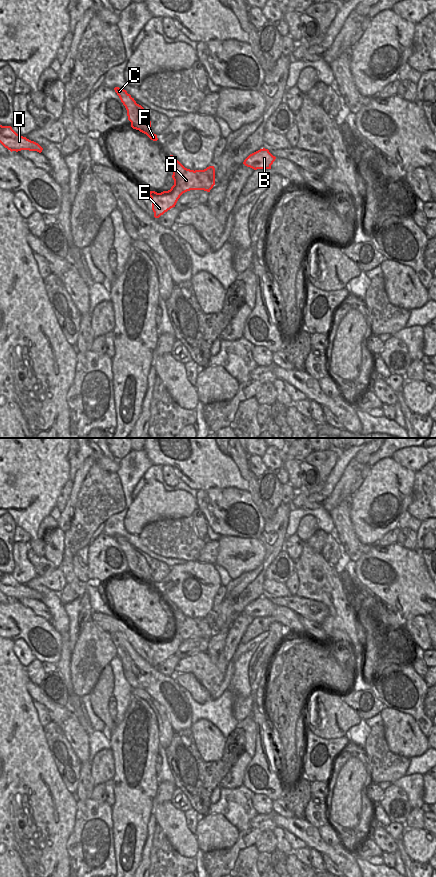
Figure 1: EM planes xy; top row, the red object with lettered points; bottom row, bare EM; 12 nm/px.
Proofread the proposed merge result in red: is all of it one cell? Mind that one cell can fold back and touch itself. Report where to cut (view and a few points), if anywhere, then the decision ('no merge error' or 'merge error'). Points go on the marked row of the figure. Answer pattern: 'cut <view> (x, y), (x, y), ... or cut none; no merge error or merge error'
cut xy (174, 184), (183, 192); merge error

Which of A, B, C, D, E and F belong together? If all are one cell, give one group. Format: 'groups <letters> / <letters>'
groups A C F / B D E

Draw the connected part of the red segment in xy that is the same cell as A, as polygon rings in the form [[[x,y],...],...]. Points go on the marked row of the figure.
[[[173,155],[167,156],[167,160],[172,167],[174,185],[181,188],[183,193],[190,190],[210,192],[215,185],[214,166],[194,171],[185,168]]]

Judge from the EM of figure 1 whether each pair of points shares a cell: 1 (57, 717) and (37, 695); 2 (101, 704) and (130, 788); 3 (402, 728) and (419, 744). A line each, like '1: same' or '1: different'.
1: same
2: same
3: same

